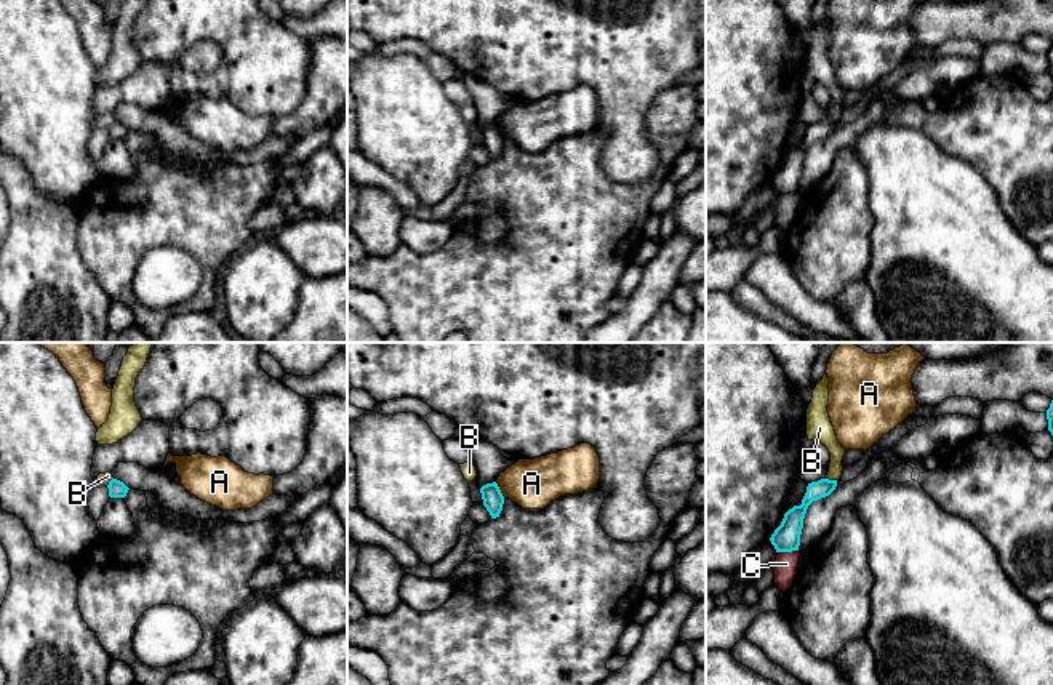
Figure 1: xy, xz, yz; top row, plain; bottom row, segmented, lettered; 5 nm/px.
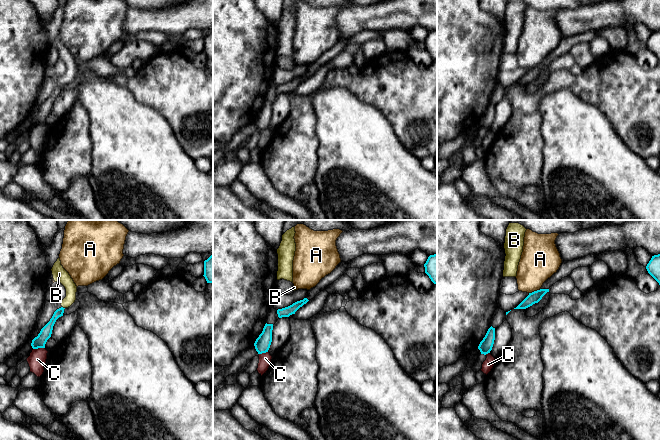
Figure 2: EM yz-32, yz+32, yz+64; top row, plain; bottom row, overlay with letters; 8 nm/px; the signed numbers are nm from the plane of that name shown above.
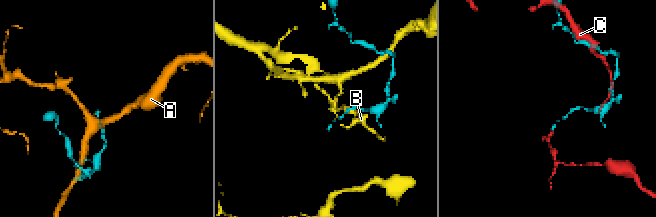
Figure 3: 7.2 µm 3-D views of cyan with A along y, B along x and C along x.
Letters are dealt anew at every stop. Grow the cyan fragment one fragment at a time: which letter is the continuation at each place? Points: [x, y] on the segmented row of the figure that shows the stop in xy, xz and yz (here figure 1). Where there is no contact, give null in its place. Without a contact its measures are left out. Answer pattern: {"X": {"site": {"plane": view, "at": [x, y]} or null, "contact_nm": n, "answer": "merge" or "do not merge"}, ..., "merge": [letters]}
{"A": {"site": {"plane": "xz", "at": [500, 490]}, "contact_nm": 90, "answer": "do not merge"}, "B": {"site": {"plane": "yz", "at": [831, 480]}, "contact_nm": 60, "answer": "do not merge"}, "C": {"site": {"plane": "yz", "at": [788, 551]}, "contact_nm": 110, "answer": "do not merge"}, "merge": []}

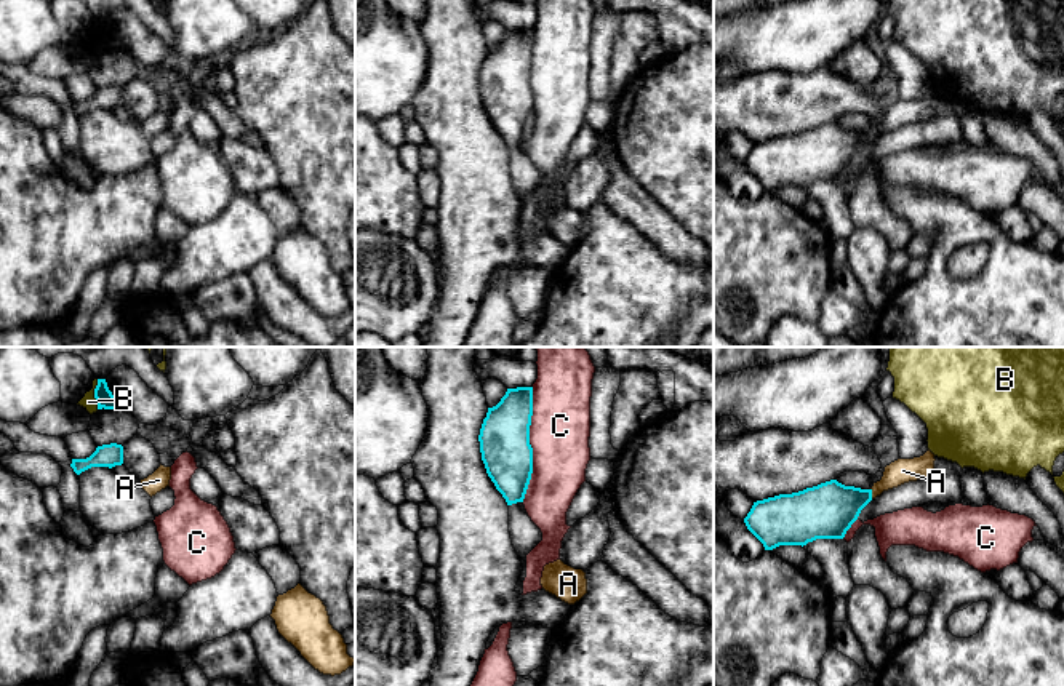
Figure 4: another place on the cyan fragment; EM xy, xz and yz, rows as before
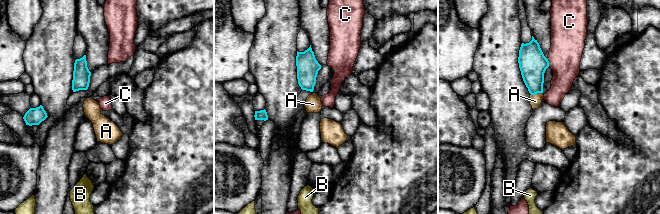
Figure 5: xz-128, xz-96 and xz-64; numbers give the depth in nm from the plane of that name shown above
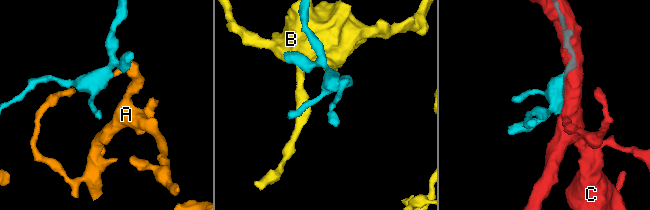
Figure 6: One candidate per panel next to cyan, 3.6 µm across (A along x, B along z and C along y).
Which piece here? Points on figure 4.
{"A": {"site": {"plane": "yz", "at": [871, 493]}, "contact_nm": 60, "answer": "merge"}, "B": {"site": {"plane": "xy", "at": [95, 394]}, "contact_nm": 150, "answer": "do not merge"}, "C": {"site": {"plane": "xz", "at": [530, 445]}, "contact_nm": 600, "answer": "do not merge"}, "merge": ["A"]}

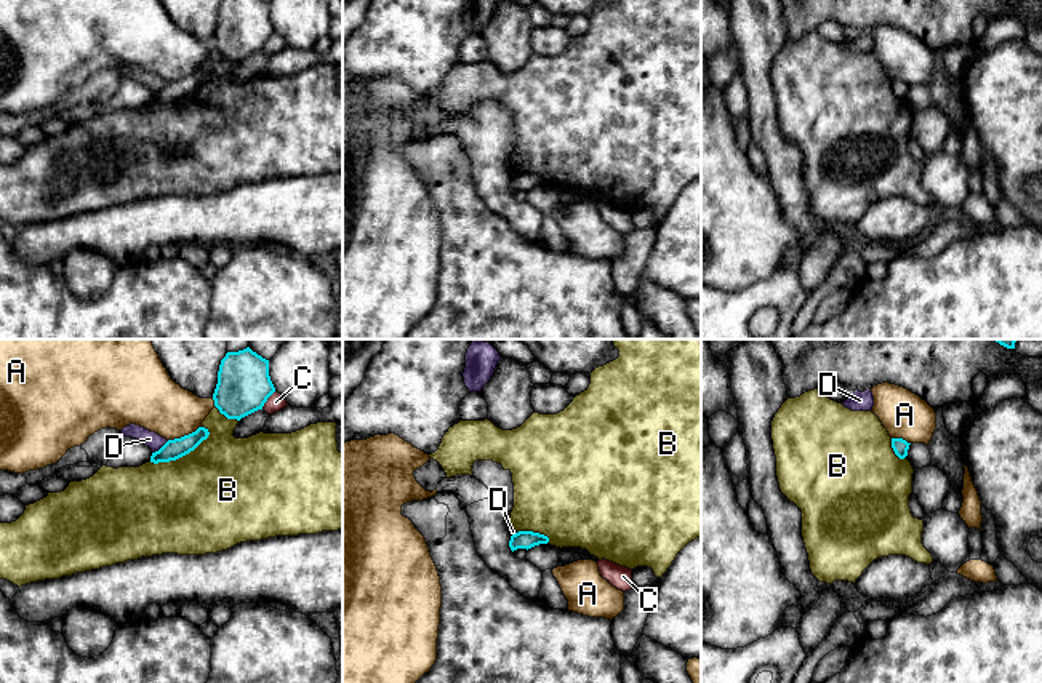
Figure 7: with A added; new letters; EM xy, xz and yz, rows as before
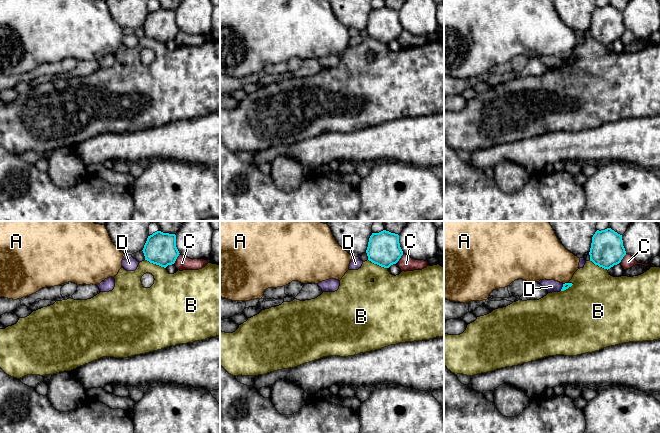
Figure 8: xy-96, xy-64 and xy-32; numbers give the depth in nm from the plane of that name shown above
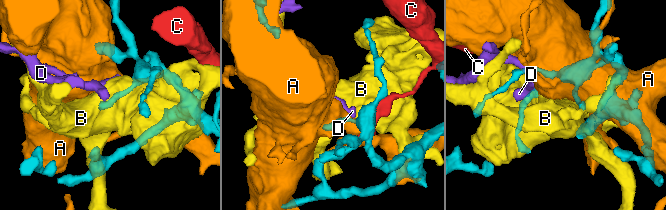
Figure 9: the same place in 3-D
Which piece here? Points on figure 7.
{"A": {"site": {"plane": "xy", "at": [184, 435]}, "contact_nm": 180, "answer": "do not merge"}, "B": {"site": {"plane": "xy", "at": [181, 456]}, "contact_nm": 340, "answer": "do not merge"}, "C": {"site": {"plane": "xy", "at": [266, 400]}, "contact_nm": 120, "answer": "do not merge"}, "D": {"site": {"plane": "xy", "at": [162, 447]}, "contact_nm": 110, "answer": "do not merge"}, "merge": []}

